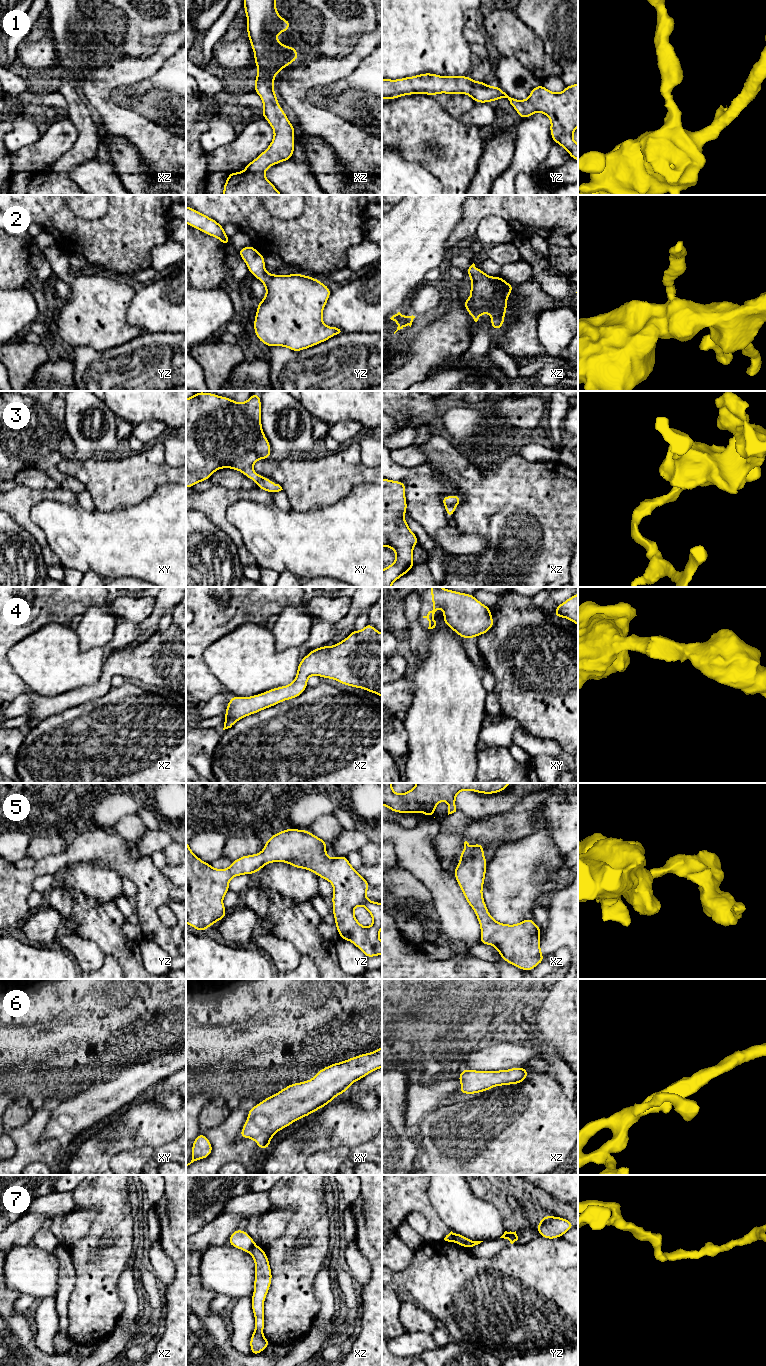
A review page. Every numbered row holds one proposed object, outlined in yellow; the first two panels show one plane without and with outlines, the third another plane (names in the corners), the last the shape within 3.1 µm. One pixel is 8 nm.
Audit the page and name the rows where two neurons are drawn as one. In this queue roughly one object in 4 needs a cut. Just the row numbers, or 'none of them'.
7

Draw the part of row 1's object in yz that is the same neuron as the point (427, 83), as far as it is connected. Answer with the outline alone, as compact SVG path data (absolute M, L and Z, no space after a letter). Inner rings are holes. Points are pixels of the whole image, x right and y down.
M423 73L397 80L382 79L384 100L416 93L436 96L440 93L466 94L475 103L496 102L500 98L507 98L522 119L541 112L551 120L550 134L553 142L562 146L571 158L578 161L578 144L573 140L573 133L578 127L578 83L565 86L561 93L554 93L539 84L531 90L526 100L517 100L509 97L499 86L476 82L469 76Z

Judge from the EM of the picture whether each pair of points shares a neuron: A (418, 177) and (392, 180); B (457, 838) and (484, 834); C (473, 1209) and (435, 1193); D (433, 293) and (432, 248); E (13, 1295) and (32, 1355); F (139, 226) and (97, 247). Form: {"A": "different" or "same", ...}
{"A": "same", "B": "same", "C": "same", "D": "different", "E": "same", "F": "same"}

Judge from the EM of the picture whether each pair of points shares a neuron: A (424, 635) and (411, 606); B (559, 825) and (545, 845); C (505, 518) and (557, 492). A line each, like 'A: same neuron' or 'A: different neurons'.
A: same neuron
B: different neurons
C: same neuron

